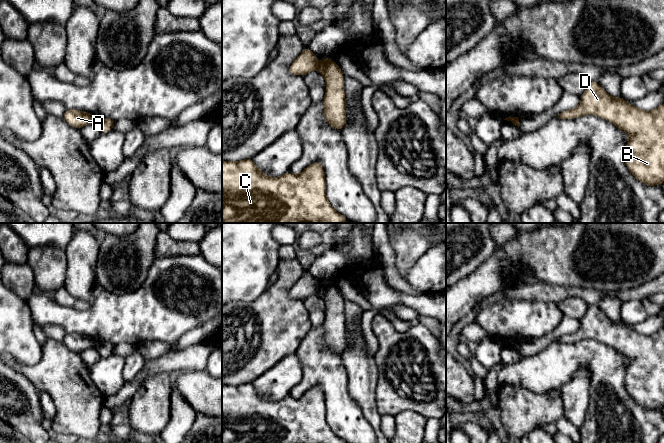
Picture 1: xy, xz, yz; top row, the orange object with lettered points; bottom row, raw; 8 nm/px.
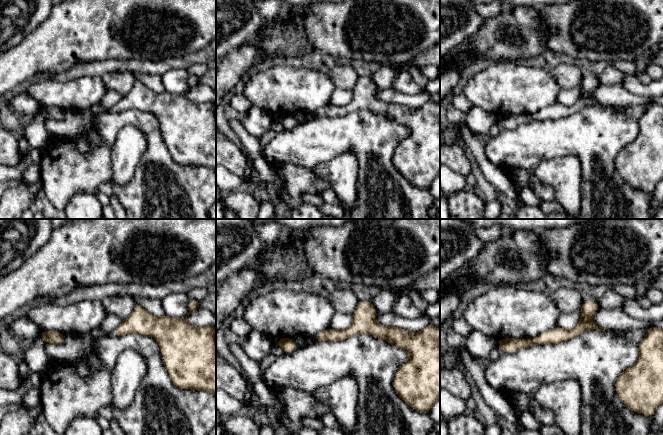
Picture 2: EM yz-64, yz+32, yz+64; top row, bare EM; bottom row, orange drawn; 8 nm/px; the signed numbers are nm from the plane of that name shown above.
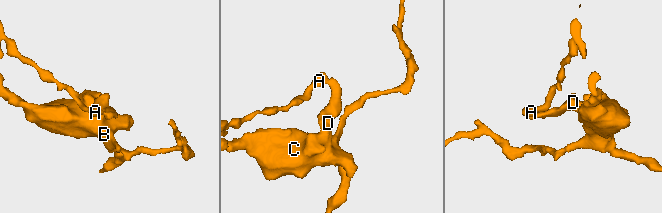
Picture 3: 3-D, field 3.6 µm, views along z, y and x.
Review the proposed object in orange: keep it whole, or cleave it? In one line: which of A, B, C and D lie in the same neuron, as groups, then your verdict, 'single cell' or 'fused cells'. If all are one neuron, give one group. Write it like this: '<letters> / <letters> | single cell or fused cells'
A / B C D | fused cells

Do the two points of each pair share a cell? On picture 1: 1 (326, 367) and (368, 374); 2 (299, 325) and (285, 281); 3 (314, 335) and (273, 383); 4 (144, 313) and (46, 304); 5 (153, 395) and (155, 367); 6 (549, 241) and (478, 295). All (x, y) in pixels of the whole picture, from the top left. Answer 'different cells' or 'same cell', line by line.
1: different cells
2: same cell
3: different cells
4: same cell
5: different cells
6: same cell

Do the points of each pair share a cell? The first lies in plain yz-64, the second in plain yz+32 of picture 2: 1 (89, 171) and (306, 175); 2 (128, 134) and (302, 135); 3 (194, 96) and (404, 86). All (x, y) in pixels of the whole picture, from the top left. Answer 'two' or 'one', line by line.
1: one
2: two
3: two

